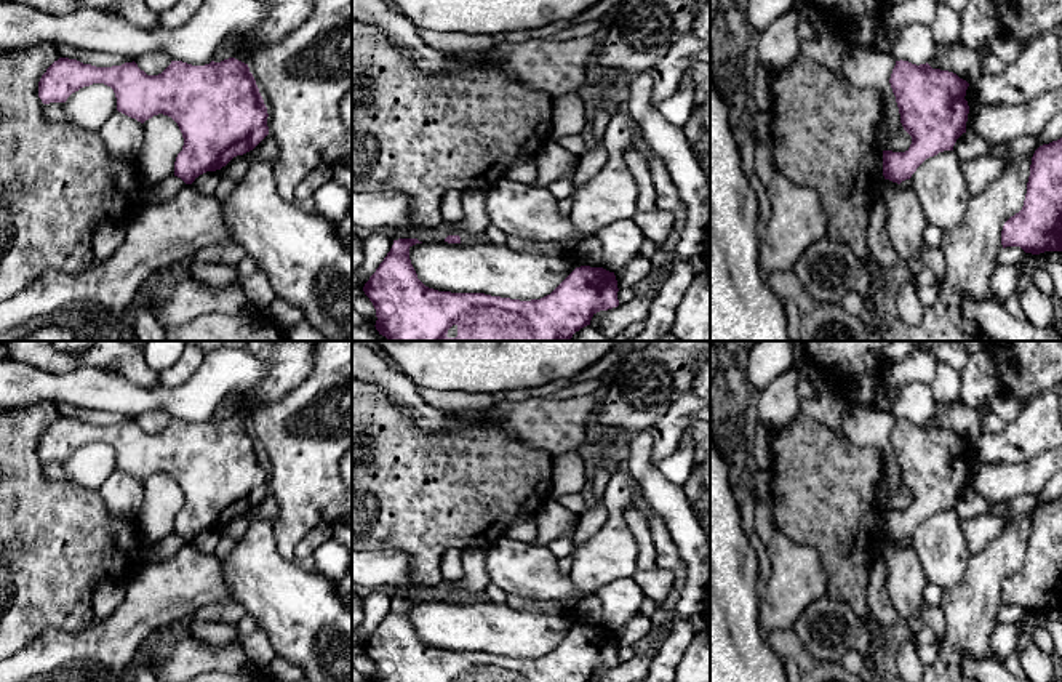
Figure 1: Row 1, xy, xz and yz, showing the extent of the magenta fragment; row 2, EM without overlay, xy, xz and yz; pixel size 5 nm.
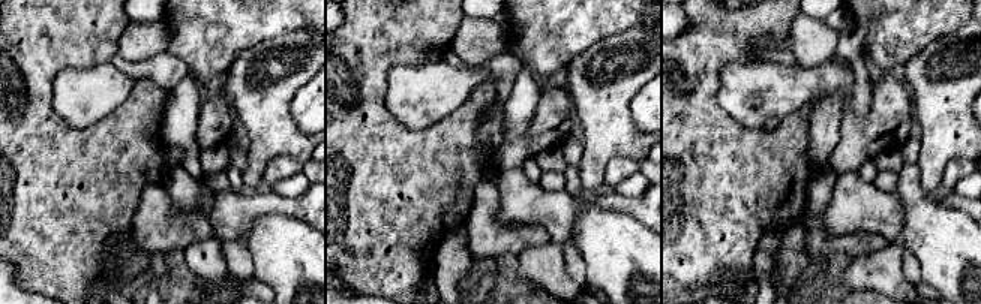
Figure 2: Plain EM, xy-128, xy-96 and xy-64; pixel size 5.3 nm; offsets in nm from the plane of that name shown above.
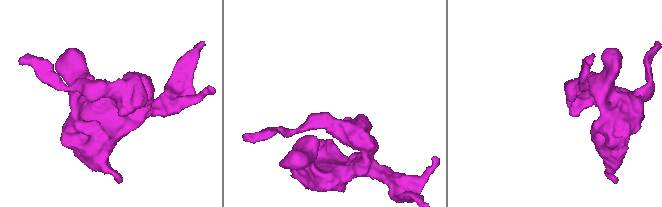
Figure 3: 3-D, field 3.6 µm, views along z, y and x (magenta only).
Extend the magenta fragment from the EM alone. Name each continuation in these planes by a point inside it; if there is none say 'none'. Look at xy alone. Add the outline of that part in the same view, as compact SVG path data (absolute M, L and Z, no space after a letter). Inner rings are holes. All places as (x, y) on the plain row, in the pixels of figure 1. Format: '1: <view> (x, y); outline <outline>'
1: xy (290, 362); outline M186 341L210 354L232 347L254 355L269 368L267 375L251 389L227 399L232 416L248 423L266 403L278 400L291 389L302 384L310 375L315 360L317 341Z

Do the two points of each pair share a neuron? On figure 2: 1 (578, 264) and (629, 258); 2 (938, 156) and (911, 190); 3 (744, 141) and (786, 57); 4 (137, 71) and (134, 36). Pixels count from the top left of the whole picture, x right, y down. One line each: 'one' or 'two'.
1: two
2: two
3: two
4: two

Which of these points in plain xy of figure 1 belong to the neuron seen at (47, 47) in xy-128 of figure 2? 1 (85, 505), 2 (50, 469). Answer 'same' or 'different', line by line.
1: same
2: different

